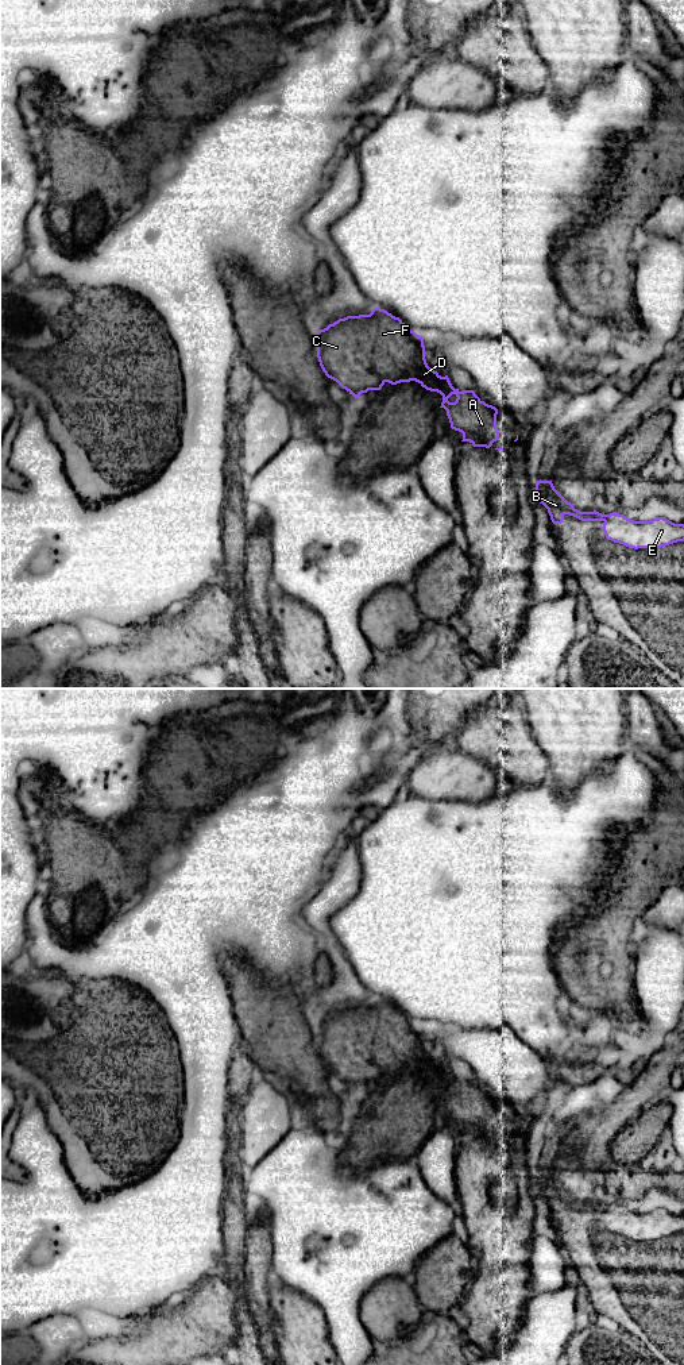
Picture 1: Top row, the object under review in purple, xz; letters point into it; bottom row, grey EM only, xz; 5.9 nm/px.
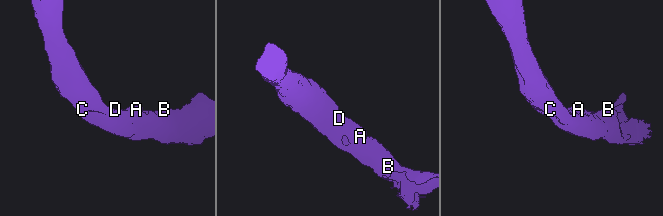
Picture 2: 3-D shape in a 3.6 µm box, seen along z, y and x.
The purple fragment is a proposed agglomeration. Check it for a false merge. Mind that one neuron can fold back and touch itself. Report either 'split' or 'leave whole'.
leave whole

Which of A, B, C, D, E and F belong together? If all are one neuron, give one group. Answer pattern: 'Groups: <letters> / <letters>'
Groups: A B C D E F

